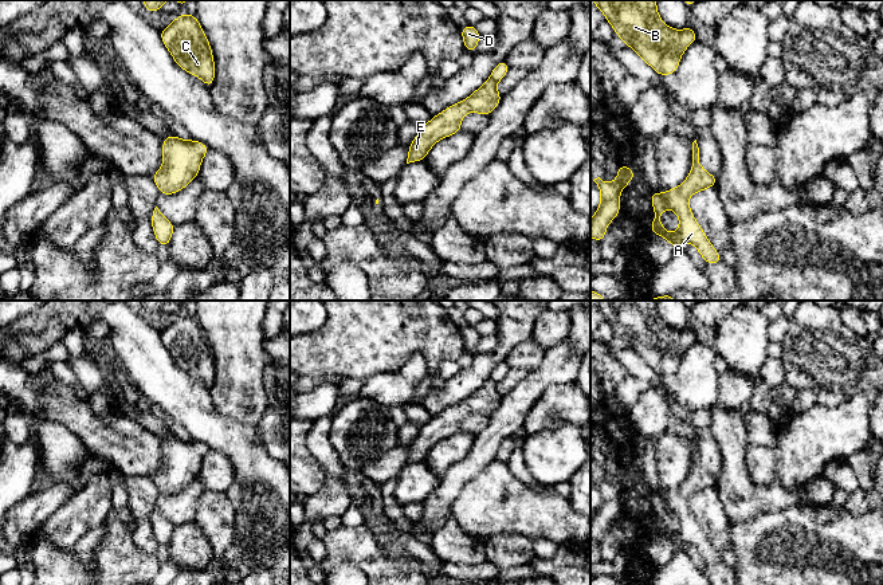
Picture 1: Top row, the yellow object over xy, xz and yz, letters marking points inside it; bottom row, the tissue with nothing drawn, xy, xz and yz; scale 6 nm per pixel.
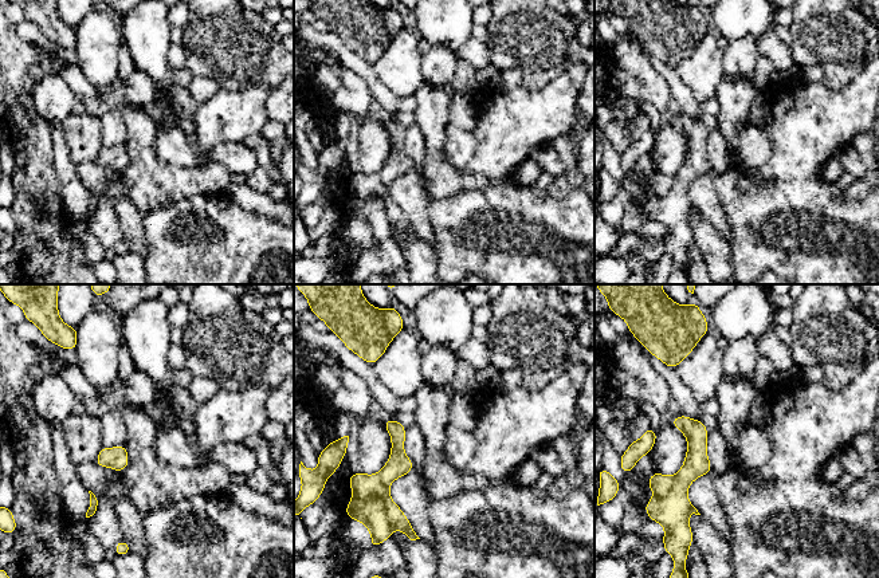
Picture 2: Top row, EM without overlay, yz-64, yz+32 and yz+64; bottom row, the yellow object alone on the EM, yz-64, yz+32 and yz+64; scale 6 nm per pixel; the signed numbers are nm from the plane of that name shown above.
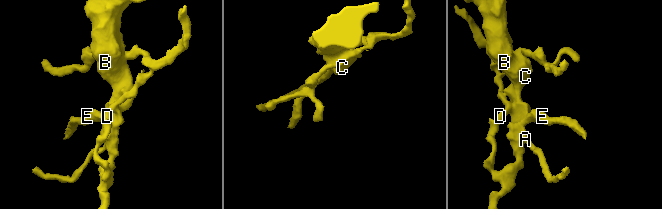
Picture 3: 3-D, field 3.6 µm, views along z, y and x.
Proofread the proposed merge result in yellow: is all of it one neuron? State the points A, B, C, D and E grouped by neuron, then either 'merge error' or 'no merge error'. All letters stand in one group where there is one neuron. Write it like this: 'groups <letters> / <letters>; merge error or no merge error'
groups A B C D E; no merge error

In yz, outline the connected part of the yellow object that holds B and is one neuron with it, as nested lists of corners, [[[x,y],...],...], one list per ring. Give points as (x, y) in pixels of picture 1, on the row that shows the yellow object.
[[[592,0],[593,4],[604,13],[605,20],[613,27],[616,36],[620,36],[627,47],[631,47],[636,54],[651,66],[658,75],[671,75],[678,67],[686,48],[698,38],[694,30],[688,25],[684,30],[674,30],[668,27],[659,16],[656,0]]]

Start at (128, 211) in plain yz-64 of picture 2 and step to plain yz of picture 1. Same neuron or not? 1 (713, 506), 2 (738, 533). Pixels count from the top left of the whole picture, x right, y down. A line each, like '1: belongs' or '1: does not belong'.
1: belongs
2: does not belong

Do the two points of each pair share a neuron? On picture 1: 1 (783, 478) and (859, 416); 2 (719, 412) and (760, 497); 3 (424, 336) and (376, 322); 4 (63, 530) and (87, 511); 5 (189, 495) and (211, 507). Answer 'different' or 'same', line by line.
1: same
2: same
3: same
4: same
5: different

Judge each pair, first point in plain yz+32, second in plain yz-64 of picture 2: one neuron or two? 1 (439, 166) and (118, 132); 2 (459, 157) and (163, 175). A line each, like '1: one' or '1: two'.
1: two
2: two

